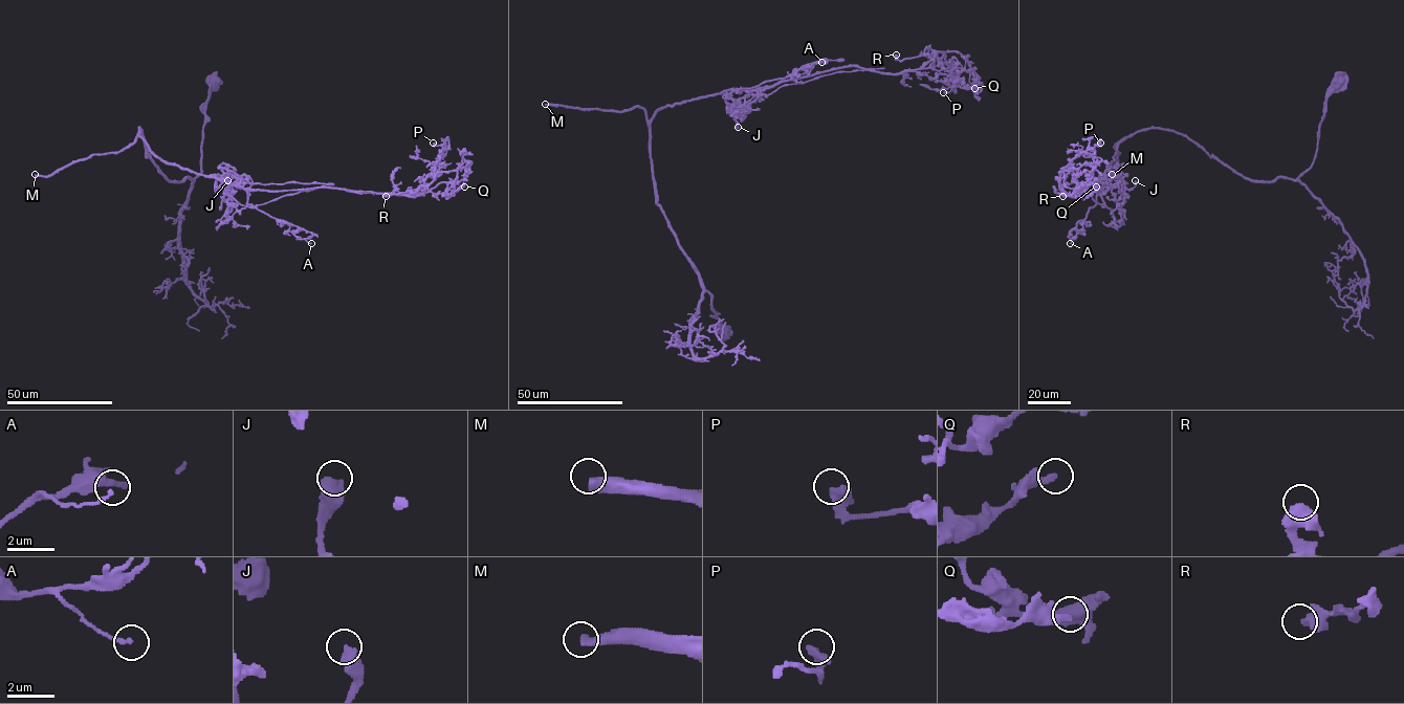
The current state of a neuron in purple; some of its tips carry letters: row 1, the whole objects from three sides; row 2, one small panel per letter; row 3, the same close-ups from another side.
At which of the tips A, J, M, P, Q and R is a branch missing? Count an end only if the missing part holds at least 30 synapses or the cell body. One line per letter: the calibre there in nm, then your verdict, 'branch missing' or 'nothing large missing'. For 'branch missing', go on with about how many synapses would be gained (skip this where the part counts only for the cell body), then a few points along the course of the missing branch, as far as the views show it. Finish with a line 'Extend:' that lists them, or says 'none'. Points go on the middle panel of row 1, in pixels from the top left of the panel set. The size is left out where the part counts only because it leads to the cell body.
A: calibre 140 nm; nothing large missing
J: calibre 650 nm; nothing large missing
M: calibre 440 nm; branch missing; 2000 synapses
P: calibre 480 nm; nothing large missing
Q: calibre 420 nm; nothing large missing
R: calibre 360 nm; nothing large missing
Extend: M

